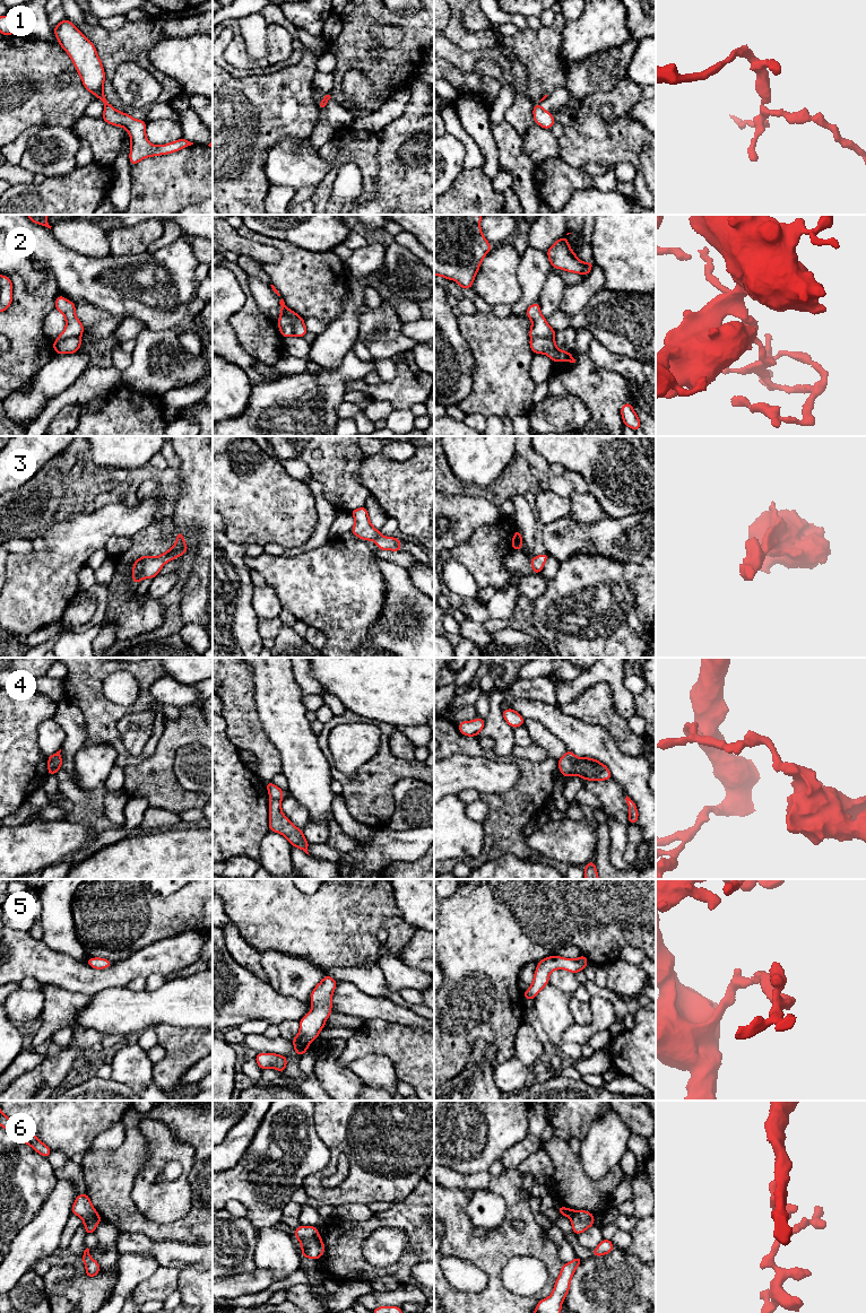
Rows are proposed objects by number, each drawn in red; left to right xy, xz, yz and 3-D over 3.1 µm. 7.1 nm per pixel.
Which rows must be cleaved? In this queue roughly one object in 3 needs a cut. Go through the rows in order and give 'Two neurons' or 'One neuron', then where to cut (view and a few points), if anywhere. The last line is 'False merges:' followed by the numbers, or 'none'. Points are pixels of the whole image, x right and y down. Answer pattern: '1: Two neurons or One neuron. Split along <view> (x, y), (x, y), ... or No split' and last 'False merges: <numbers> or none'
1: One neuron. No split
2: Two neurons. Split along yz (554, 330), (552, 337), (531, 338)
3: One neuron. No split
4: Two neurons. Split along yz (578, 758), (574, 773)
5: One neuron. No split
6: Two neurons. Split along xz (319, 1236), (309, 1243), (308, 1257)
False merges: 2, 4, 6

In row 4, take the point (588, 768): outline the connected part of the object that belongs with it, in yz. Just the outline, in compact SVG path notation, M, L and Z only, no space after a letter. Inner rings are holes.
M588 757L578 758L575 775L580 776L583 781L612 780L612 774L606 765Z

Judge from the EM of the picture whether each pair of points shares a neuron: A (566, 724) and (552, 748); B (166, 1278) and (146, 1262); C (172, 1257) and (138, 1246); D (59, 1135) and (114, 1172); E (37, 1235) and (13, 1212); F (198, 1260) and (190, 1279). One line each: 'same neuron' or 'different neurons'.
A: different neurons
B: different neurons
C: same neuron
D: different neurons
E: different neurons
F: different neurons

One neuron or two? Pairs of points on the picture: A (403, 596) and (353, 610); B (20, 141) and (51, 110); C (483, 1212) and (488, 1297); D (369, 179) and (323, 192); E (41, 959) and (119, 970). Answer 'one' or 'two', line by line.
A: two
B: two
C: two
D: one
E: one

